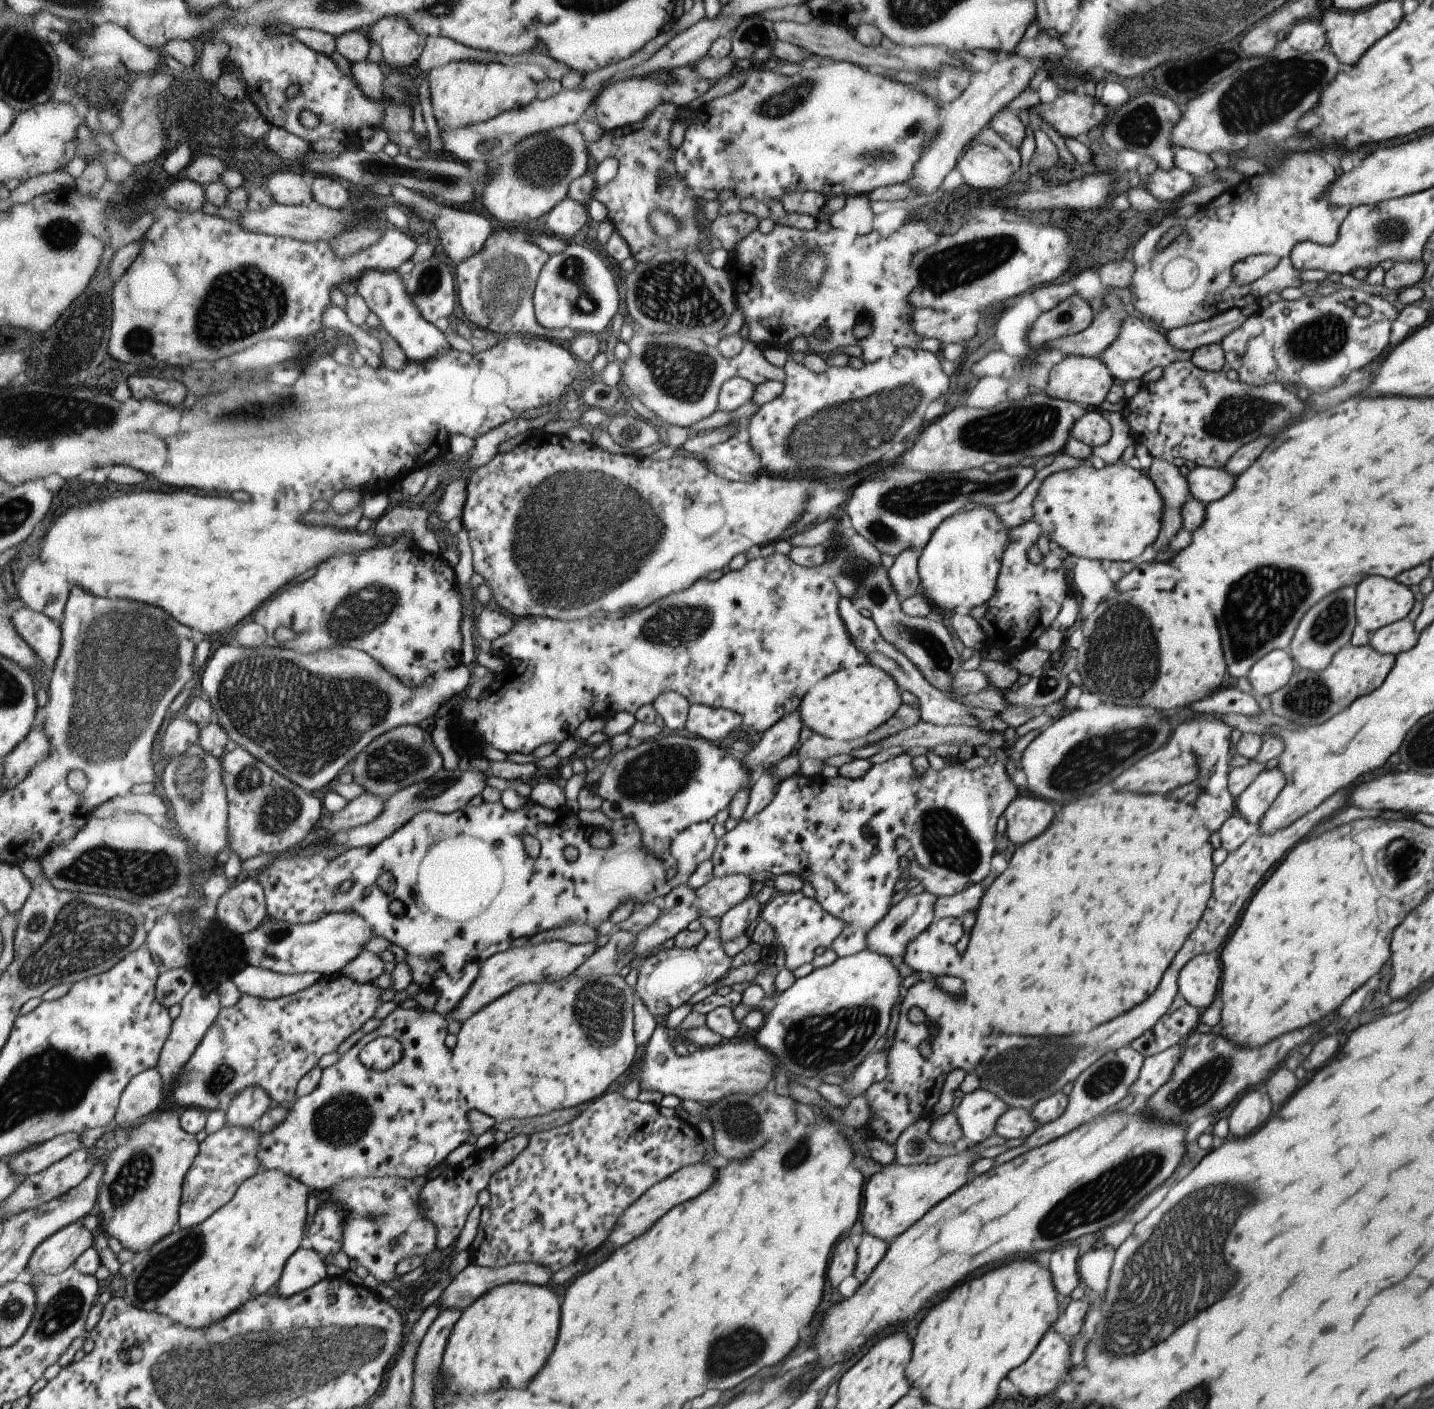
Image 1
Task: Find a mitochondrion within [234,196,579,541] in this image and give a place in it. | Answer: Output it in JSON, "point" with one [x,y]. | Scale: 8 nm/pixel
{"point":[501,289]}

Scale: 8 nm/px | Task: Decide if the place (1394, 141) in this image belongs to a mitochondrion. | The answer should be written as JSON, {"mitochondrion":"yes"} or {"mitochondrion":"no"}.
{"mitochondrion":"no"}

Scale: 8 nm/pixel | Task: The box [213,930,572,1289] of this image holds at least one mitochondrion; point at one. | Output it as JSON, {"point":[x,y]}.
{"point":[339,1122]}

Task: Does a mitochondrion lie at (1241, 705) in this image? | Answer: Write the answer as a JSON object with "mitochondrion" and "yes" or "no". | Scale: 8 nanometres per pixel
{"mitochondrion":"no"}

